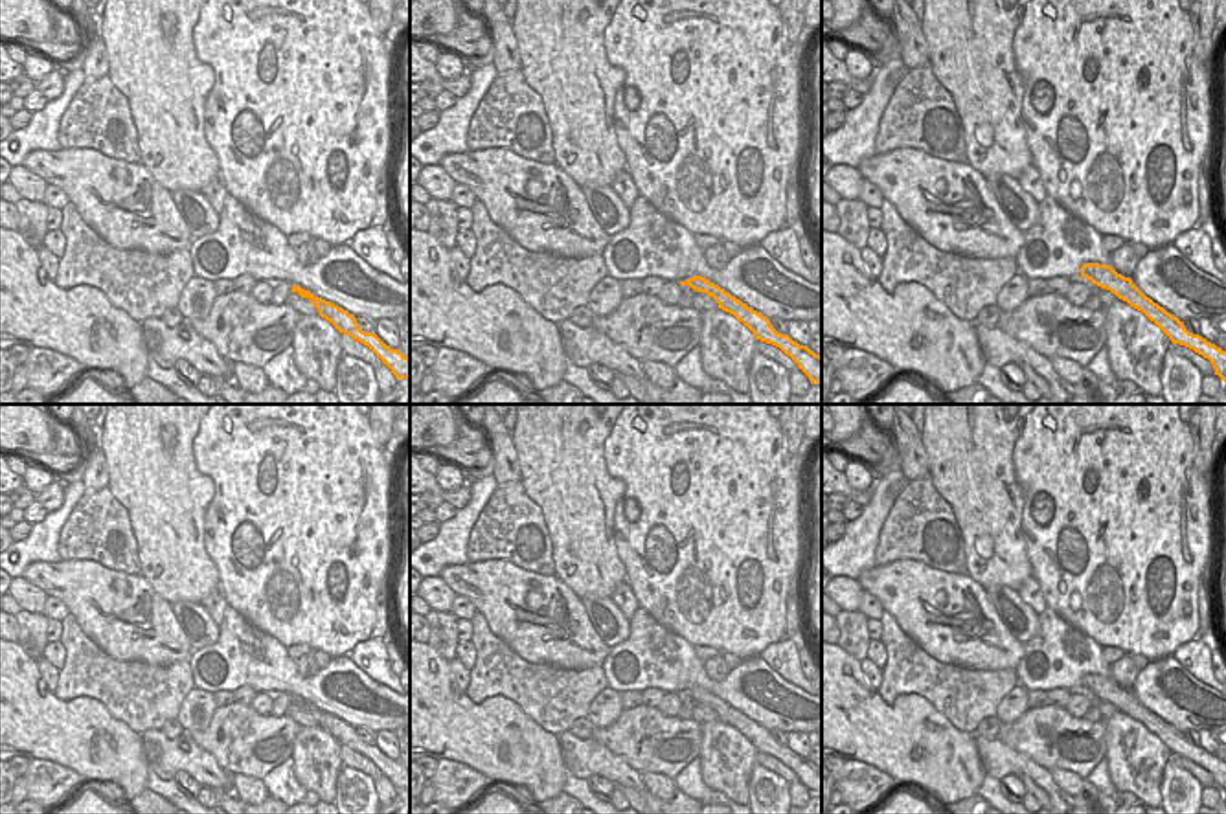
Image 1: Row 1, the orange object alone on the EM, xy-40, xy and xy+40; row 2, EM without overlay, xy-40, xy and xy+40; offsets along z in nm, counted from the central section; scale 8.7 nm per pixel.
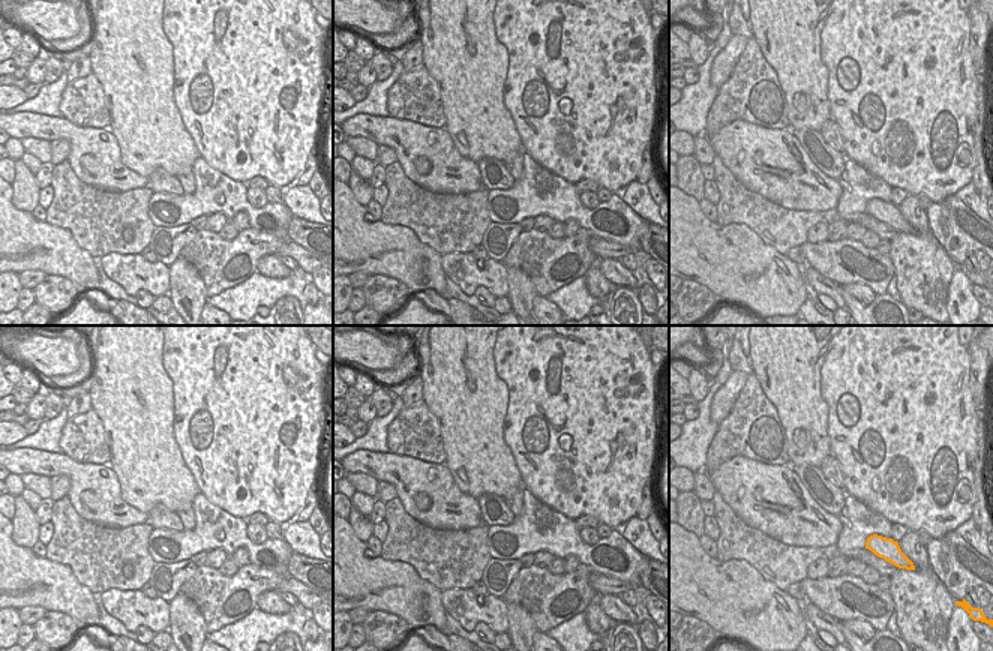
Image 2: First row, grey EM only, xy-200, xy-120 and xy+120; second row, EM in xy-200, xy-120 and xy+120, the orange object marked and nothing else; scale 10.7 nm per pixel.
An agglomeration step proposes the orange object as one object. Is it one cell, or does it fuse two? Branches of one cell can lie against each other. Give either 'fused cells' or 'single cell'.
single cell

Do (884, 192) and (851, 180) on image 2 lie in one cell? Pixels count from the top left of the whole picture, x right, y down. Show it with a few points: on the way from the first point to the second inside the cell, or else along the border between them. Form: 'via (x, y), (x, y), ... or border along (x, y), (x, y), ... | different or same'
via (876, 189), (866, 189), (858, 185) | same

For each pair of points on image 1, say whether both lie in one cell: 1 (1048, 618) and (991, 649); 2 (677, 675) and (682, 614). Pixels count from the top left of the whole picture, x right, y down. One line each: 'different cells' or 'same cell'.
1: different cells
2: different cells

